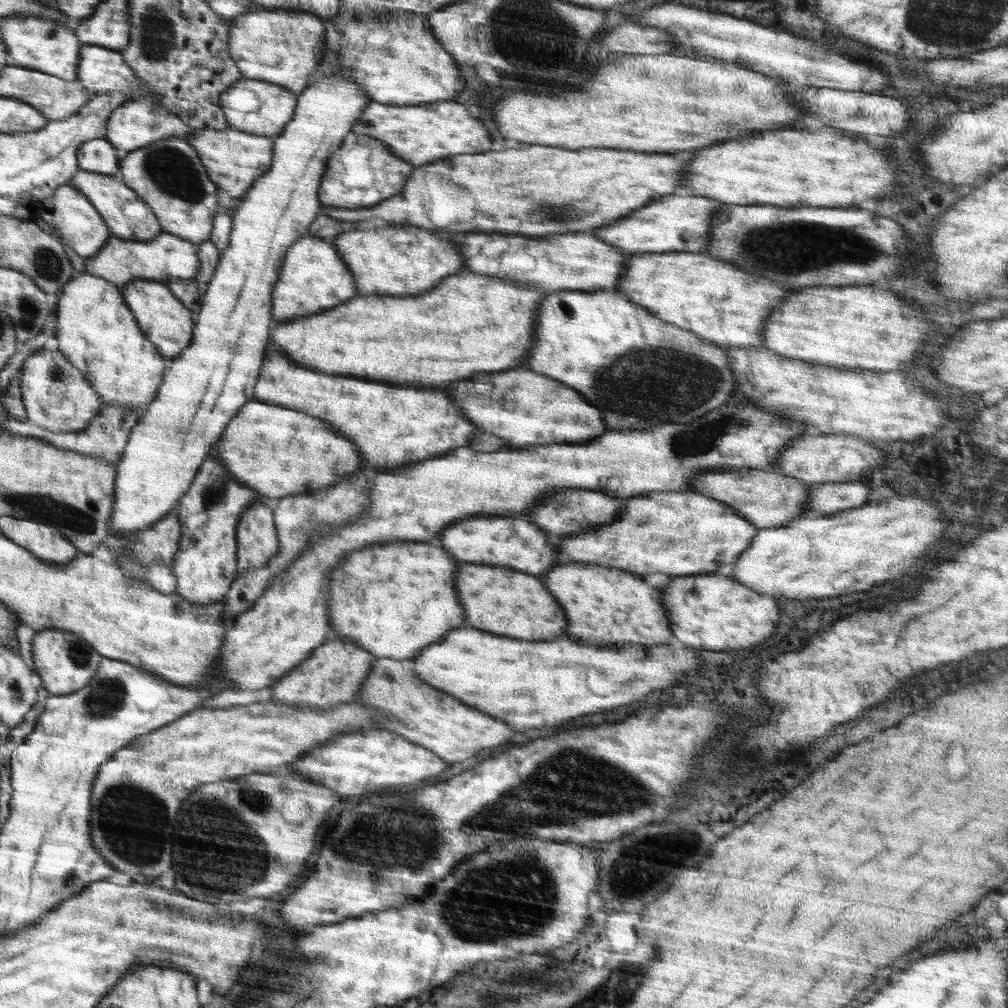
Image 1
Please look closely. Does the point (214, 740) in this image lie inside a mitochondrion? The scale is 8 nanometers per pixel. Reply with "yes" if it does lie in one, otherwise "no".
no

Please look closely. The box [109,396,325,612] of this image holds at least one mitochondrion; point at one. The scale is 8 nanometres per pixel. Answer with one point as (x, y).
(213, 494)

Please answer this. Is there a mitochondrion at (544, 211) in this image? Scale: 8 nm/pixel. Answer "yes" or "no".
yes

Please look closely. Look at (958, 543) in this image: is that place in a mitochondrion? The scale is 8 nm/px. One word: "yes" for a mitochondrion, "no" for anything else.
no

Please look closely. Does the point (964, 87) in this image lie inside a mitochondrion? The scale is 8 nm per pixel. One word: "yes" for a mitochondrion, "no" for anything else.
no

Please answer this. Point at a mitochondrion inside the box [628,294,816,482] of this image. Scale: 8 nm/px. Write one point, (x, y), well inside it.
(702, 437)

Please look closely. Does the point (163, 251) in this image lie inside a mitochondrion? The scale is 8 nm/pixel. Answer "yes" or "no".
no

